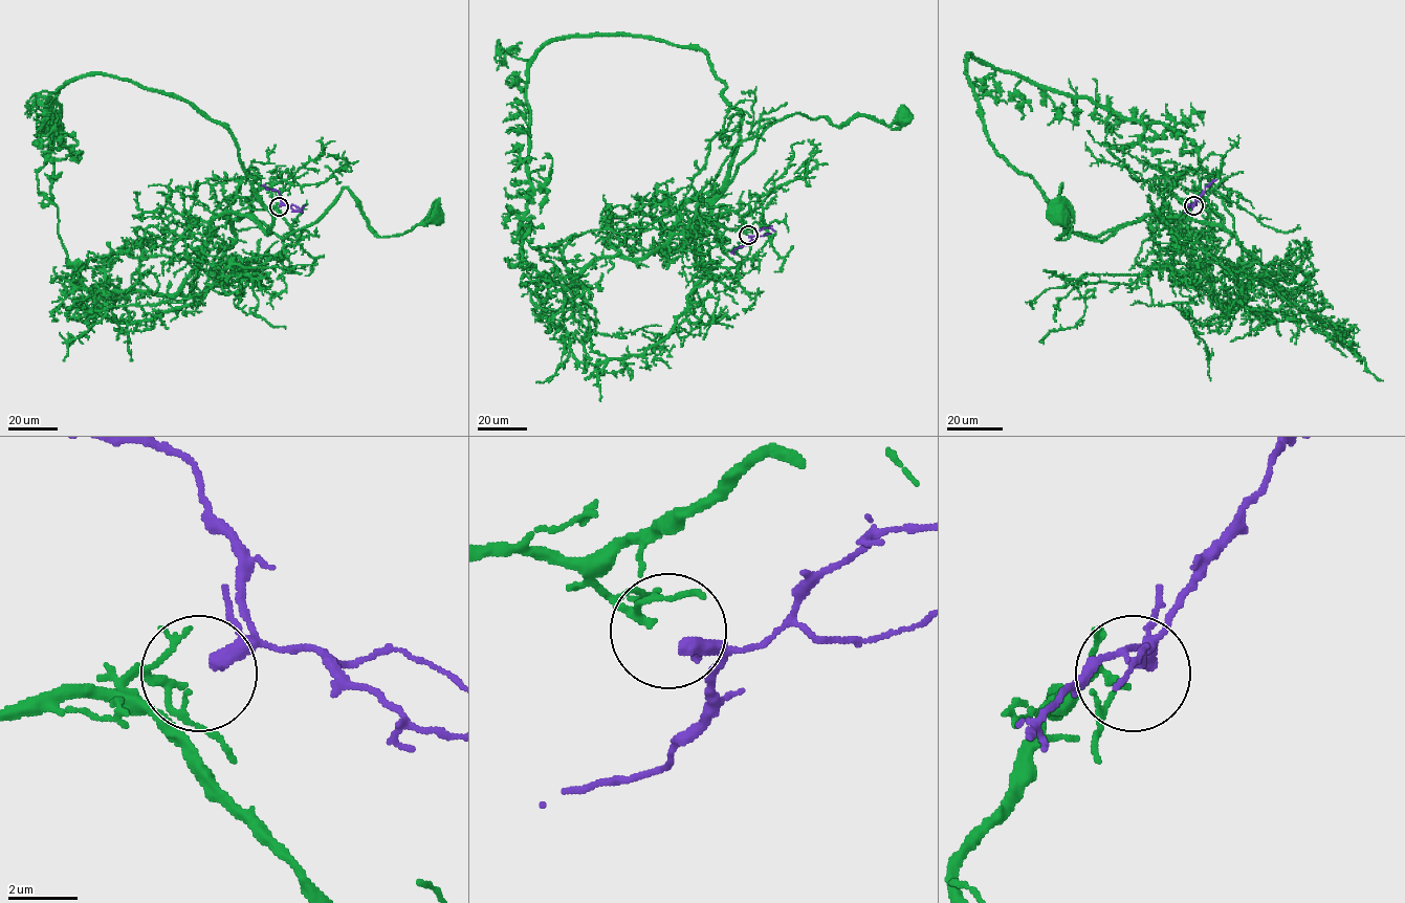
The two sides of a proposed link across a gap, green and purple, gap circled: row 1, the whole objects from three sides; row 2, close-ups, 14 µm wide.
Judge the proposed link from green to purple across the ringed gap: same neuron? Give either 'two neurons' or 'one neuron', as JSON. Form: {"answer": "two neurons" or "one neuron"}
{"answer": "one neuron"}

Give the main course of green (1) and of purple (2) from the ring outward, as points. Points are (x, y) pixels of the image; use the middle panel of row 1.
1: (747, 234), (715, 223), (711, 201), (770, 126), (794, 113), (837, 127), (863, 115), (892, 125), (904, 114)
2: (749, 236), (748, 244), (730, 251)

